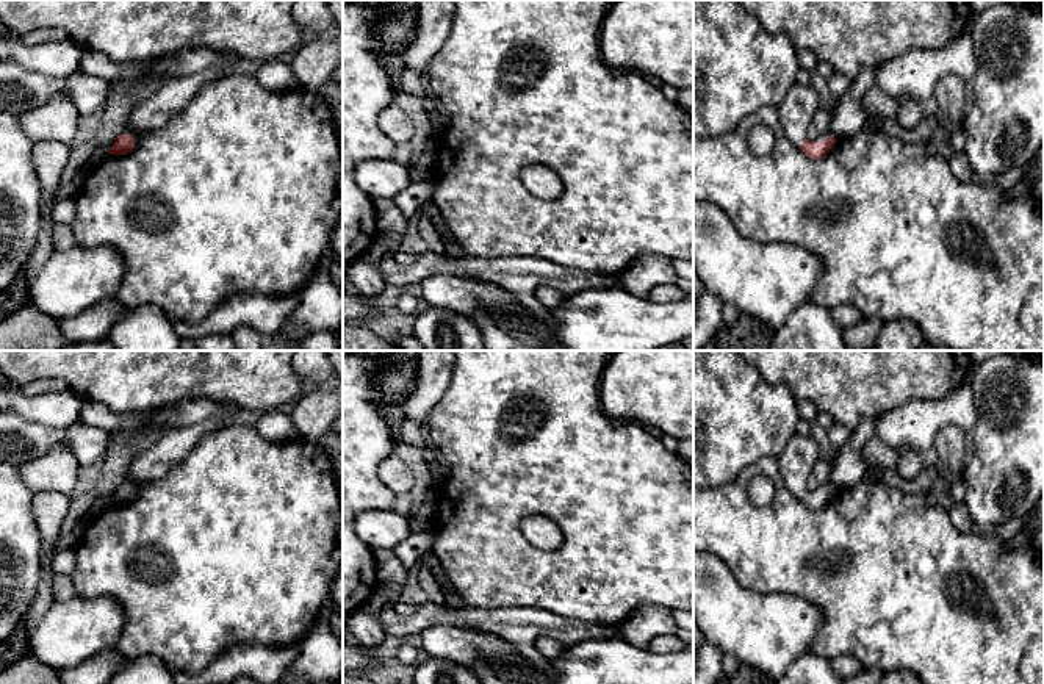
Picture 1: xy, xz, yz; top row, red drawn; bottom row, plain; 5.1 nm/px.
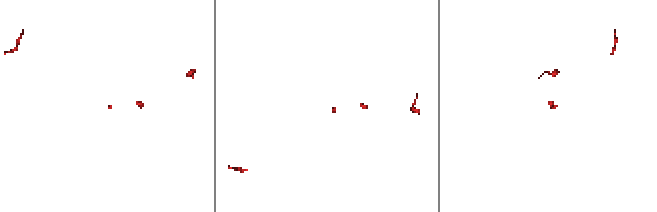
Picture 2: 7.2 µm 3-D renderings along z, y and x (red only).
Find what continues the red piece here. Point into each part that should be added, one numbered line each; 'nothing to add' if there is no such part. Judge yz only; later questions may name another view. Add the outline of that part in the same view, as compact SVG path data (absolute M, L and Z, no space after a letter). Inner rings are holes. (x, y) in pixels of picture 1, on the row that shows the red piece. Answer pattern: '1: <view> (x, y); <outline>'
1: yz (797, 108); M794 83L778 106L778 114L786 135L797 144L803 144L814 113L819 110L819 97L811 85Z

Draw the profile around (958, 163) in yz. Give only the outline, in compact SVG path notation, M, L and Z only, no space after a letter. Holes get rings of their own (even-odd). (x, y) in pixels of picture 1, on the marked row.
M953 152L952 158L949 160L949 166L953 172L953 175L963 182L963 183L970 183L974 169L970 167L970 163L964 153L961 152Z

